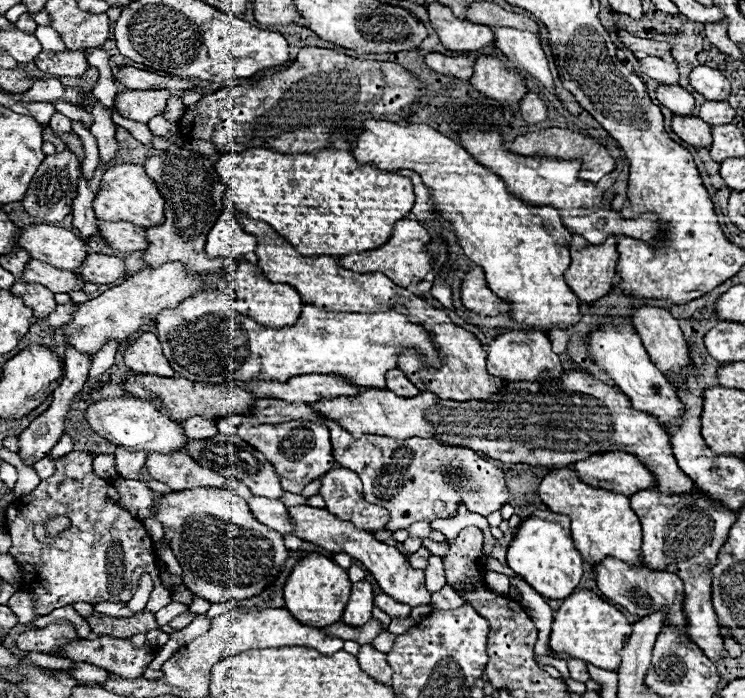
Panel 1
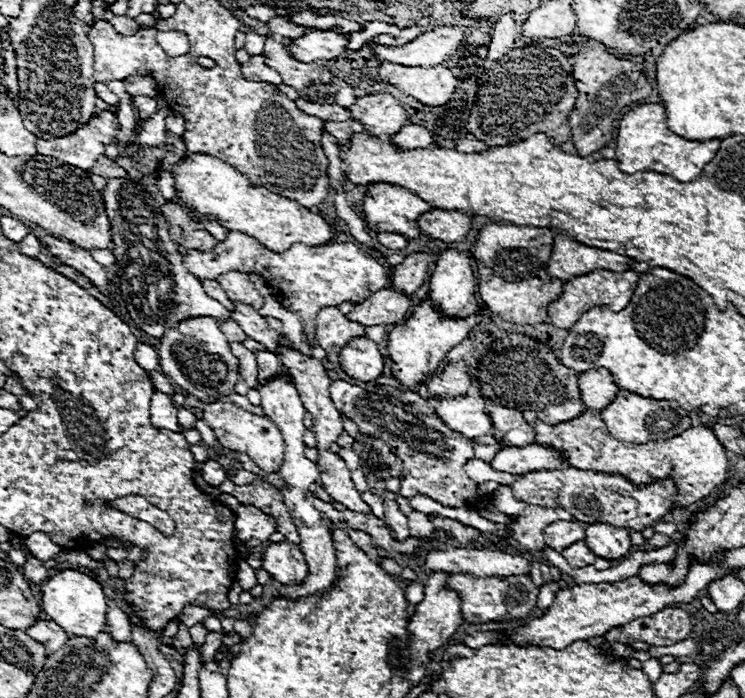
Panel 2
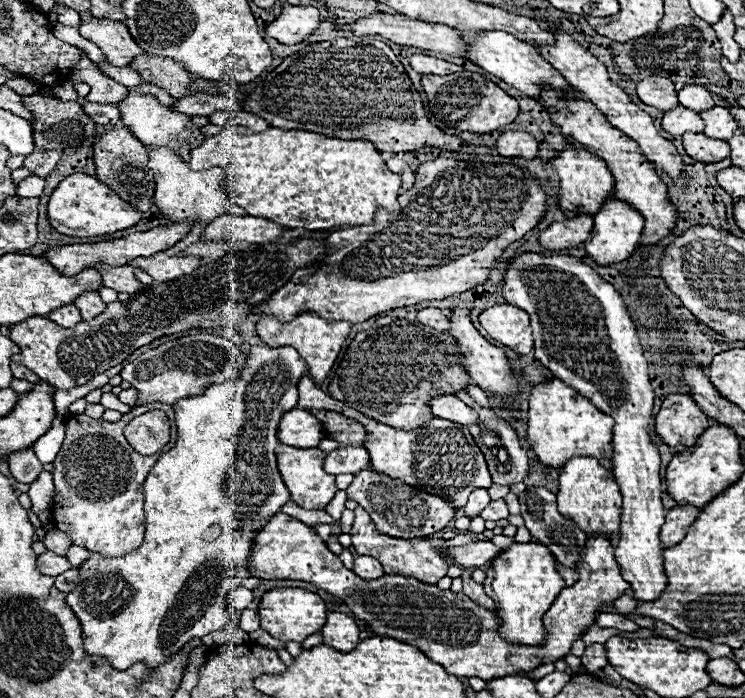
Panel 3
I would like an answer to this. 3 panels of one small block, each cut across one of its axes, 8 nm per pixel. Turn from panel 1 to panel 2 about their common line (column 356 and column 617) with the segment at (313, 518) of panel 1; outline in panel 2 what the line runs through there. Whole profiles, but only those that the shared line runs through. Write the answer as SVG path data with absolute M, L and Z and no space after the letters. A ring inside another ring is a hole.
M590 524L586 528L584 544L590 546L592 554L606 560L618 560L630 552L630 532L614 528L610 524Z

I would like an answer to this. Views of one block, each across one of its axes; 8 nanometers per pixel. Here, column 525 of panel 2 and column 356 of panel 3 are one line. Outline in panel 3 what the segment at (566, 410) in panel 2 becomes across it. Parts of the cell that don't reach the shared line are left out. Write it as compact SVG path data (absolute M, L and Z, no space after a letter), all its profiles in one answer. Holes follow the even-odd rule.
M398 318L388 326L356 334L332 376L328 392L332 398L376 422L396 430L414 430L434 418L428 406L432 398L440 394L458 394L466 390L468 384L470 376L462 366L462 354L448 332Z

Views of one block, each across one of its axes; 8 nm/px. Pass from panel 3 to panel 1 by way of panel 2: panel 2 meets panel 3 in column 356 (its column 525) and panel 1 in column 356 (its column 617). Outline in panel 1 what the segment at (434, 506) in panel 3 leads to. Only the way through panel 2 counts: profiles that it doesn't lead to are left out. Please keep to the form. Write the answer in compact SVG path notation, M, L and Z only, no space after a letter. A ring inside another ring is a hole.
M334 468L324 474L320 478L320 496L326 500L326 510L340 520L348 520L370 532L386 528L390 512L364 500L362 482L348 468Z

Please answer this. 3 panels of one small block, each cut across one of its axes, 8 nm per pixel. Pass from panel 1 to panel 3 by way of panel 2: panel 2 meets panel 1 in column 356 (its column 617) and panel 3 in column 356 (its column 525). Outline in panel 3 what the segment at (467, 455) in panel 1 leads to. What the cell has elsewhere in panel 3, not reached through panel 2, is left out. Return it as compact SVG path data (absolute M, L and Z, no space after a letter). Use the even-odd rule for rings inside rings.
M302 376L300 384L296 388L298 388L298 406L300 408L318 408L318 410L332 410L332 412L348 414L350 418L360 418L360 422L364 422L364 426L368 426L366 440L370 442L370 446L364 446L364 448L370 454L374 472L380 472L380 474L386 474L392 478L400 478L406 484L420 486L420 488L440 494L444 498L452 498L456 508L464 506L464 502L468 500L468 494L476 486L484 486L484 488L492 486L492 478L488 474L484 456L482 456L480 448L474 444L468 428L456 426L454 422L448 422L444 418L432 418L432 422L428 422L426 426L404 432L404 430L396 430L392 426L374 422L370 418L364 418L358 412L352 412L352 408L348 408L346 404L340 404L338 400L334 400L326 392L322 392L308 376Z

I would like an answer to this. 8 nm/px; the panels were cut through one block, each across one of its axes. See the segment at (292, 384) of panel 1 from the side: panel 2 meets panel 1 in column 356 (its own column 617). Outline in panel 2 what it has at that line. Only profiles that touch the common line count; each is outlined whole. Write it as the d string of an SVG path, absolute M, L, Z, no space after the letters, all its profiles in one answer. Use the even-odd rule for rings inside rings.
M606 368L578 372L578 390L582 394L582 402L586 402L586 406L592 410L606 408L620 392Z

